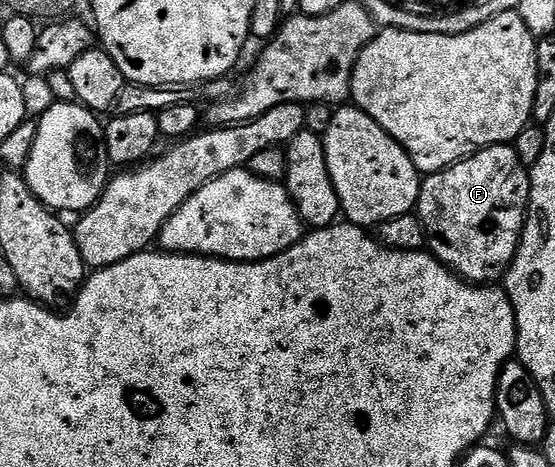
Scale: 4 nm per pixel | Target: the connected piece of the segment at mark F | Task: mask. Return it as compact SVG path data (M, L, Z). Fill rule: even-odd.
M515 146L488 147L476 155L469 155L453 167L433 175L423 176L420 196L415 205L424 231L428 234L427 250L439 263L469 283L492 285L503 280L520 247L520 235L528 213L528 195L532 192L529 168L522 165Z

